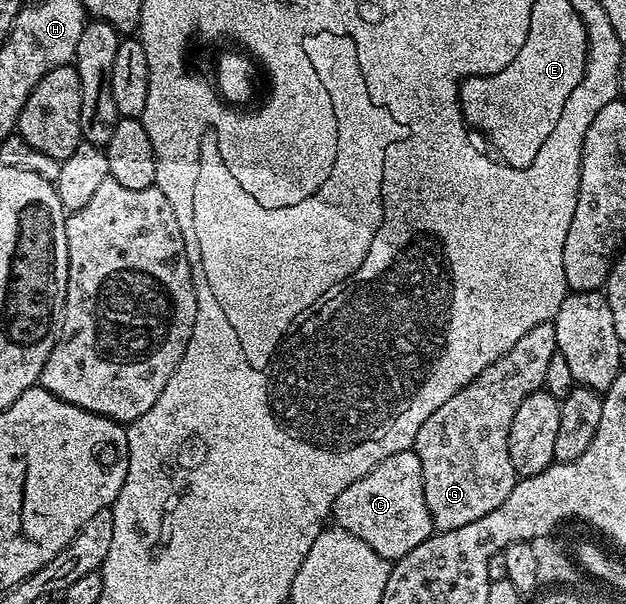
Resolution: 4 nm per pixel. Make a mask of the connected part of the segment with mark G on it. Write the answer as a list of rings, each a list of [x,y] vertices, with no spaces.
[[[552,322],[540,323],[531,329],[499,361],[487,365],[479,377],[471,380],[451,401],[439,405],[427,421],[419,428],[412,450],[419,457],[419,465],[423,465],[423,493],[427,497],[427,509],[431,513],[431,521],[438,532],[460,529],[463,525],[471,525],[471,521],[479,521],[491,509],[499,509],[503,501],[507,501],[507,493],[518,481],[518,473],[511,465],[509,452],[509,434],[511,421],[515,421],[515,409],[523,405],[523,397],[533,391],[544,388],[544,377],[551,357],[557,353],[555,329]]]

